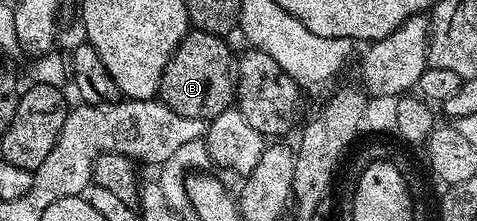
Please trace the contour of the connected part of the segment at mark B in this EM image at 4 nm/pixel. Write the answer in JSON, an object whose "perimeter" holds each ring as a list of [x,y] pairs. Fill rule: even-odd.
{"perimeter":[[[189,31],[183,42],[174,50],[170,62],[166,62],[159,99],[170,110],[194,118],[211,122],[216,116],[233,107],[236,99],[236,60],[234,52],[228,49],[229,41],[222,36]]]}

